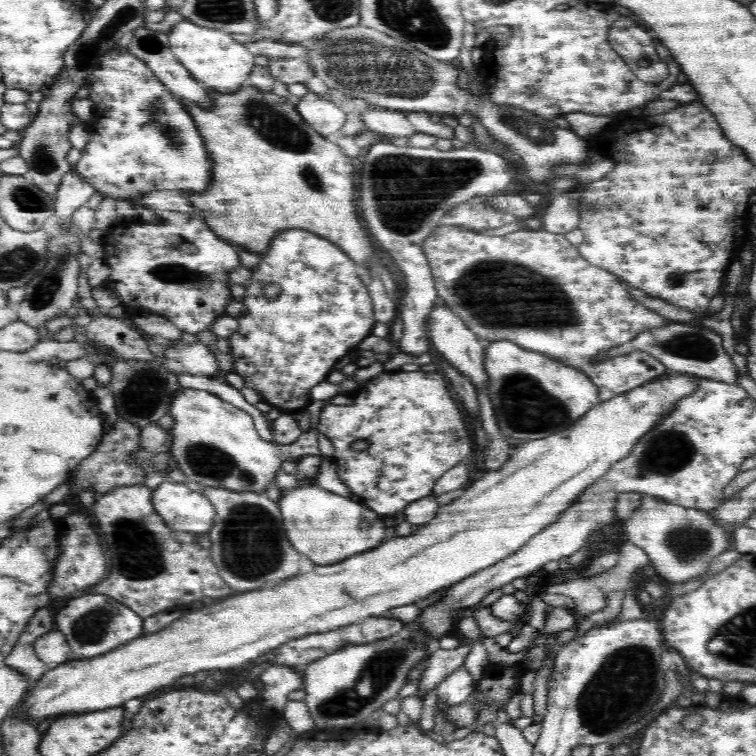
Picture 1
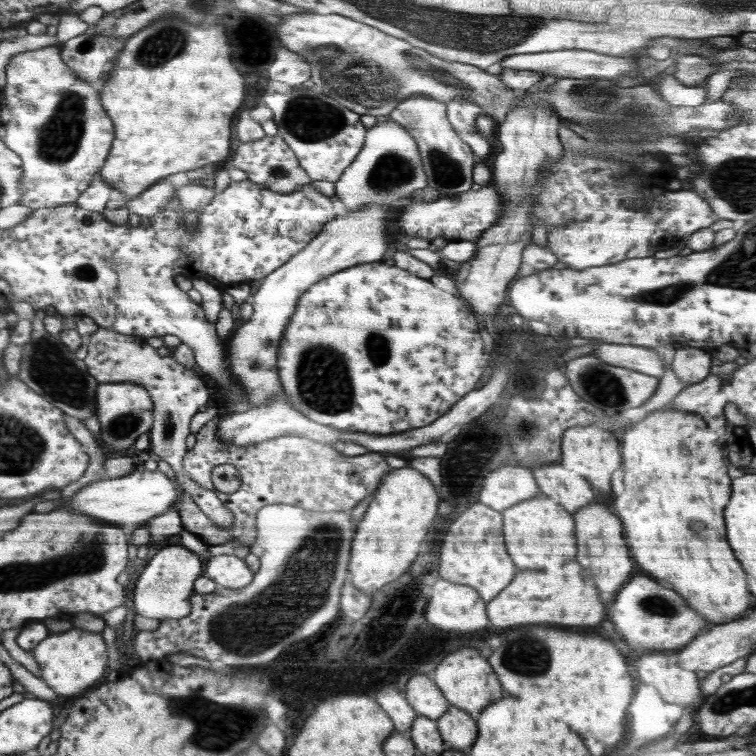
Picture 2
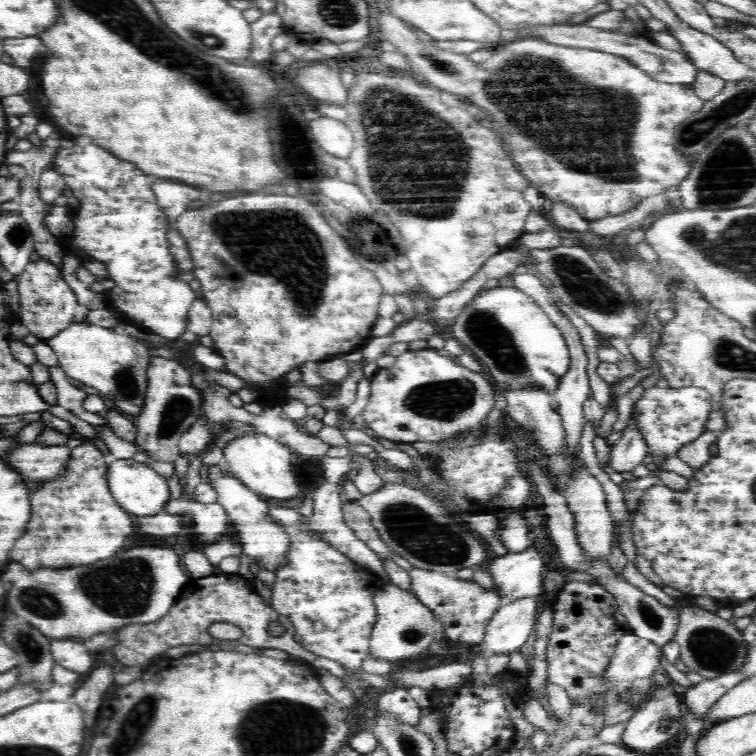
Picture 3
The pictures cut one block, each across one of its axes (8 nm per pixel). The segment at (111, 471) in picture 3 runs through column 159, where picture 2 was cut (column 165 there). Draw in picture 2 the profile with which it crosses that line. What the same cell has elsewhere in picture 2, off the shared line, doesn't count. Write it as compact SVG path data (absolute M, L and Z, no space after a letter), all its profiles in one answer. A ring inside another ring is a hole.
M140 465L134 471L118 478L106 478L99 482L87 484L84 489L81 489L77 494L74 494L63 506L58 508L71 508L77 514L84 514L91 518L100 519L110 525L120 525L126 532L134 532L135 528L142 527L149 522L150 519L170 511L177 506L177 502L182 502L184 496L190 496L187 492L180 490L176 486L176 482L172 482L164 472L158 469L154 471L147 471Z

